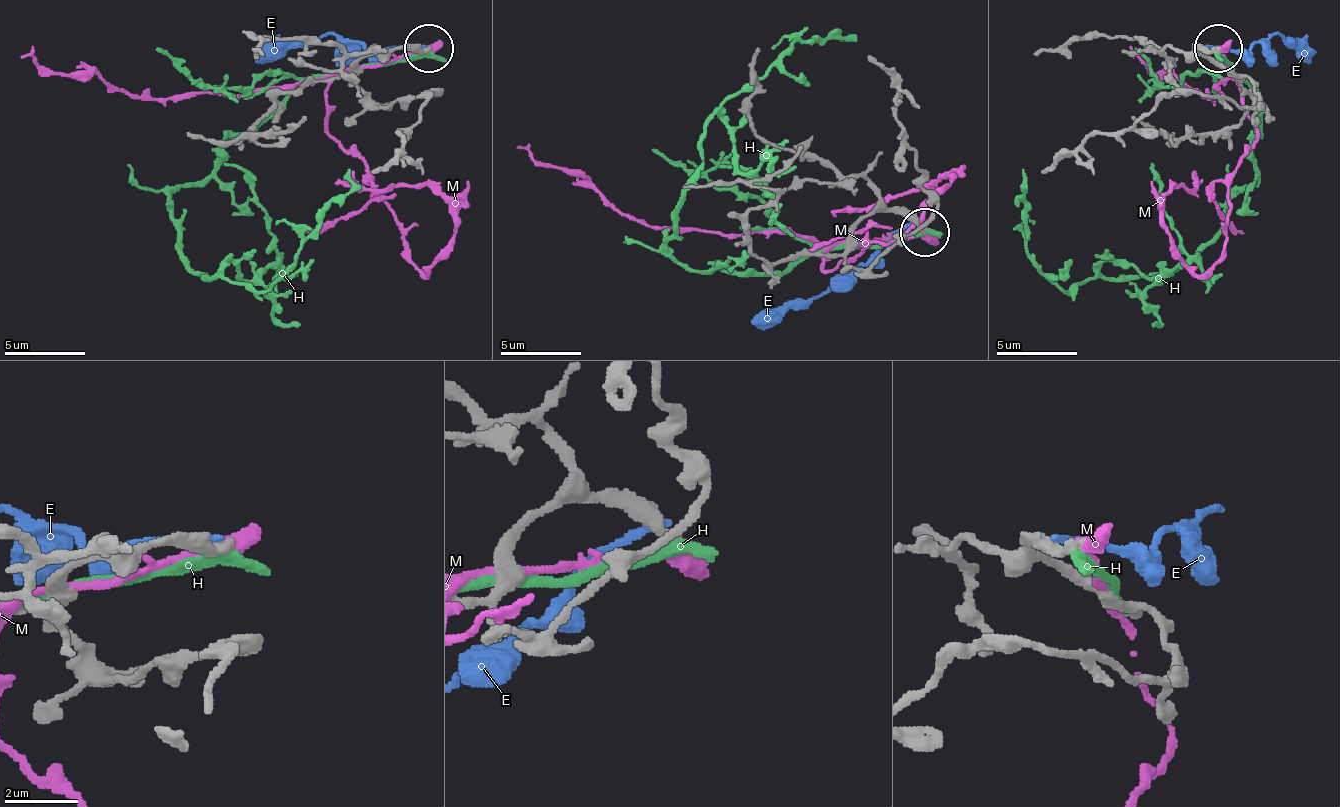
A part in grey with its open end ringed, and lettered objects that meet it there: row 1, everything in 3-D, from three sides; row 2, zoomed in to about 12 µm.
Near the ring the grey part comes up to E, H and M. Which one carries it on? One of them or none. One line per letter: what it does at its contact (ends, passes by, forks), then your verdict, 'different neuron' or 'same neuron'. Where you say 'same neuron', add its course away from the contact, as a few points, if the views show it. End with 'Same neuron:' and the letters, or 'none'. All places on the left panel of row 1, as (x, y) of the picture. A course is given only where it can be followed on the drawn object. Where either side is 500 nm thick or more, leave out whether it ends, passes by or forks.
E: different neuron
H: it passes by; different neuron
M: it passes by; different neuron
Same neuron: none

